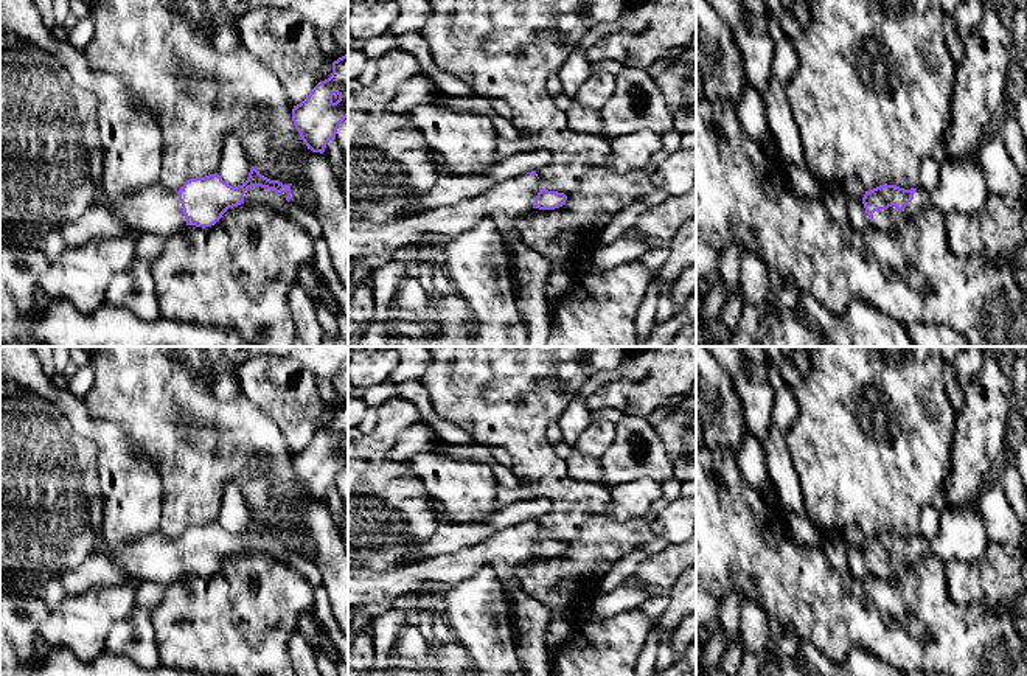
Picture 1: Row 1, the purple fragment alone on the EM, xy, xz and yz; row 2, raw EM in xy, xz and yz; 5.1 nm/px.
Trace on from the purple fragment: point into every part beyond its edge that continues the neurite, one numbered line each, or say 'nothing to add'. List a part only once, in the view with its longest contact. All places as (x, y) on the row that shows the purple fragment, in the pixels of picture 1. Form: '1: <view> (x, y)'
1: yz (883, 219)

